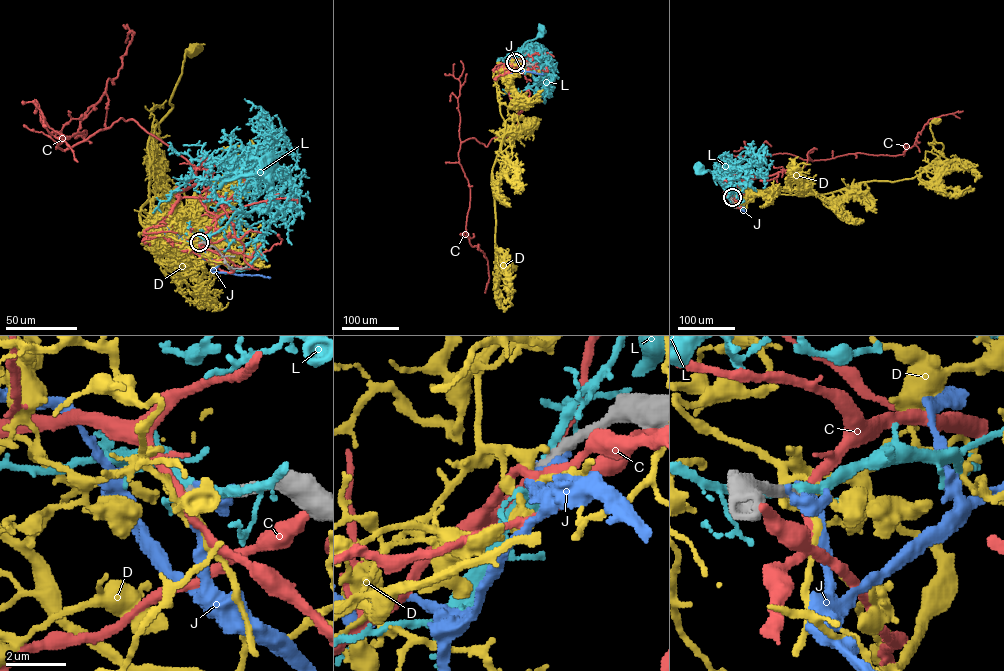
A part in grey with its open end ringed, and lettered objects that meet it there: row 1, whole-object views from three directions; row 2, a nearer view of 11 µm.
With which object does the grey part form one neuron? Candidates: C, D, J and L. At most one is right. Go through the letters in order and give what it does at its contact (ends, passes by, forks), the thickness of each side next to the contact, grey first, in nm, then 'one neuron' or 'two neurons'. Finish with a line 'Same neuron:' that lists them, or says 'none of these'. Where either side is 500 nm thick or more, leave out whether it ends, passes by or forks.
C: it passes by; 260 nm thick on the grey side, 280 nm on the other; two neurons
D: it passes by; 300 nm thick on the grey side, 340 nm on the other; two neurons
J: 380 nm thick on the grey side, 750 nm on the other; two neurons
L: it passes by; 420 nm thick on the grey side, 260 nm on the other; two neurons
Same neuron: none of these

